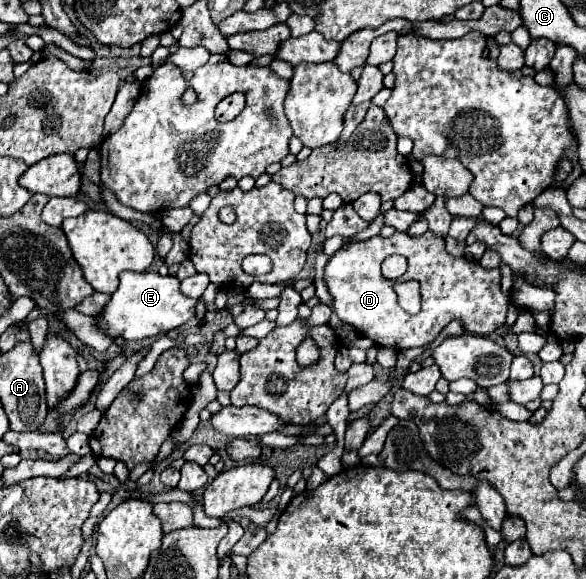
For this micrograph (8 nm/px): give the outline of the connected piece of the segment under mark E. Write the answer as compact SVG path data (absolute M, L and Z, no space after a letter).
M123 271L119 275L117 291L103 307L103 313L99 313L95 319L97 319L97 327L111 339L125 337L127 341L137 341L145 337L165 335L167 331L185 325L195 315L193 305L195 305L193 299L185 297L179 291L179 279L173 275L163 277L153 271L145 271L145 273Z

